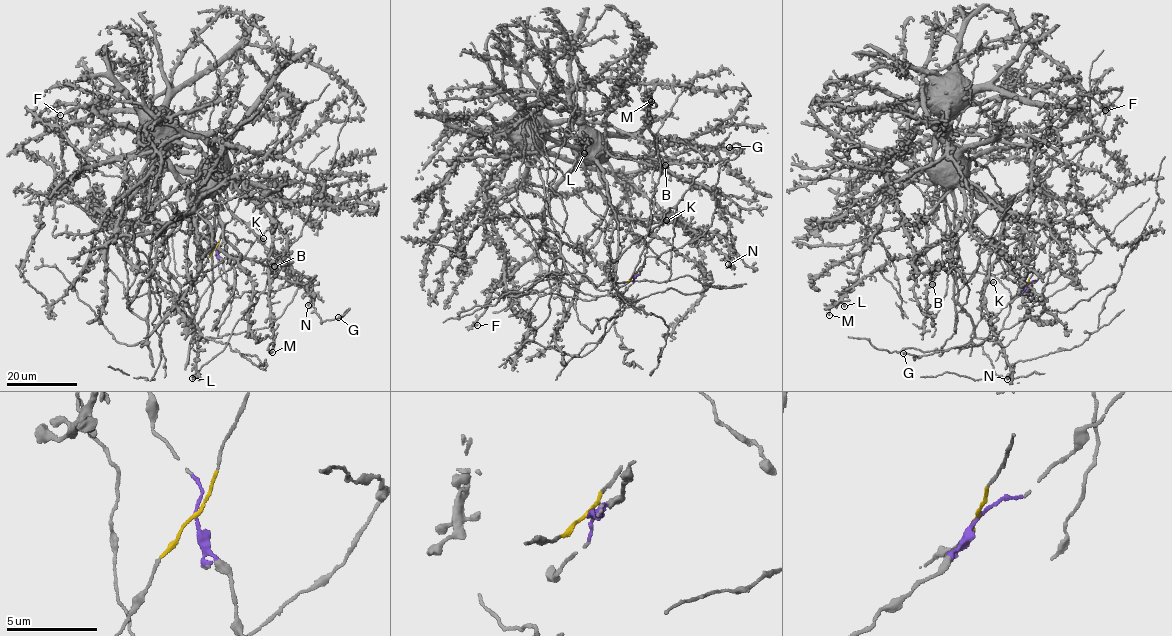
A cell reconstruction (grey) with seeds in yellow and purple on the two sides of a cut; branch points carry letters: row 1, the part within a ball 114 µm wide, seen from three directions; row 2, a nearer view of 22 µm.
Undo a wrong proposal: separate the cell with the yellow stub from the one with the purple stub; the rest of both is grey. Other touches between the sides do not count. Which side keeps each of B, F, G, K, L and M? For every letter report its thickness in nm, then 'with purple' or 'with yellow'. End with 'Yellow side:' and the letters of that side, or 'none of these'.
B: 480 nm thick; with yellow
F: 280 nm thick; with yellow
G: 280 nm thick; with purple
K: 500 nm thick; with yellow
L: 400 nm thick; with yellow
M: 380 nm thick; with yellow
Yellow side: B, F, K, L, M

